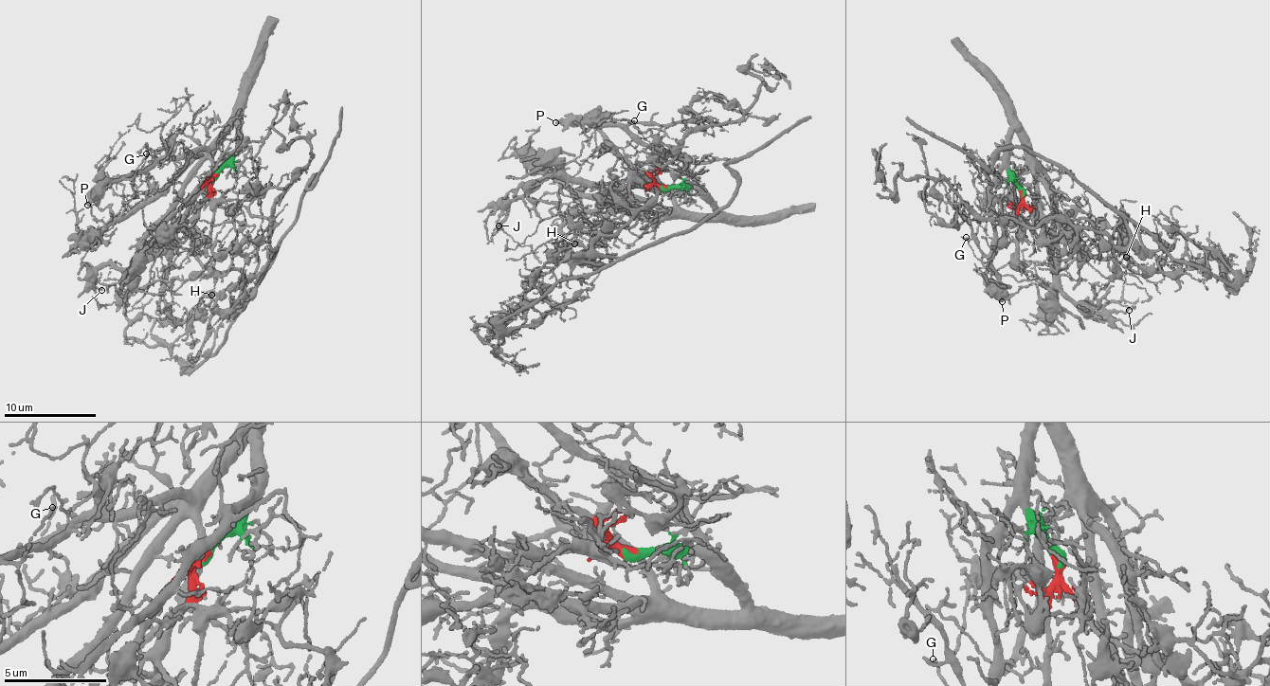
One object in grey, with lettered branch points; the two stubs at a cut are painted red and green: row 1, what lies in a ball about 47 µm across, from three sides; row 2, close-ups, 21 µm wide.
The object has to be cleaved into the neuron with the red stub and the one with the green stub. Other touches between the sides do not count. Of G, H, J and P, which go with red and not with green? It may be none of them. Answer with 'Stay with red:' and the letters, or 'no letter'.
Stay with red: H

